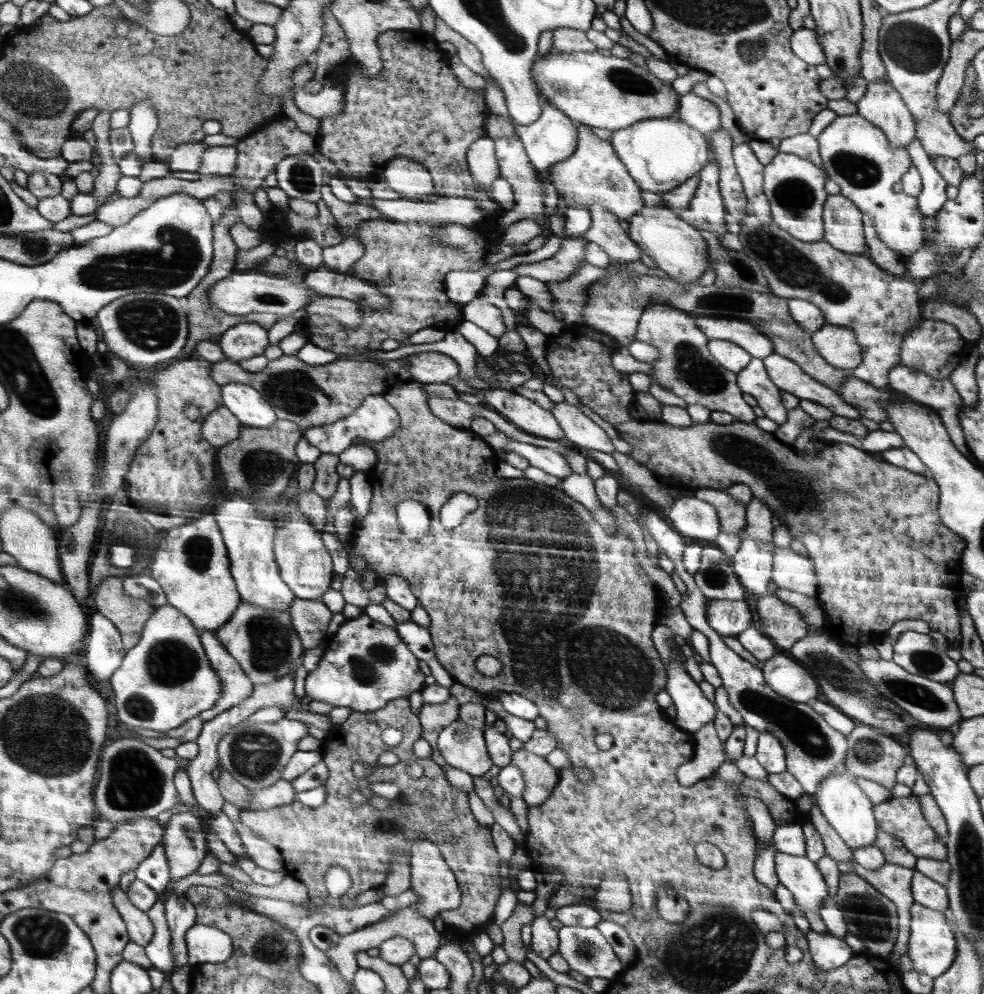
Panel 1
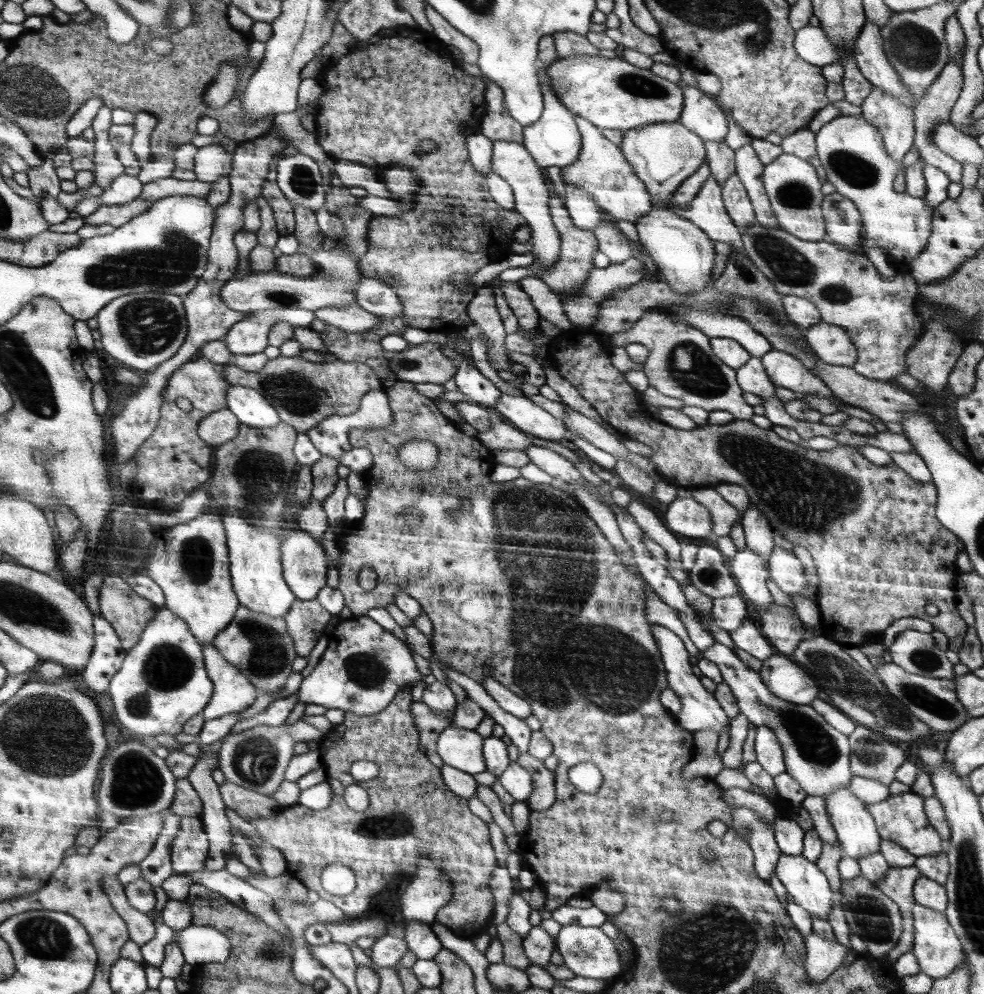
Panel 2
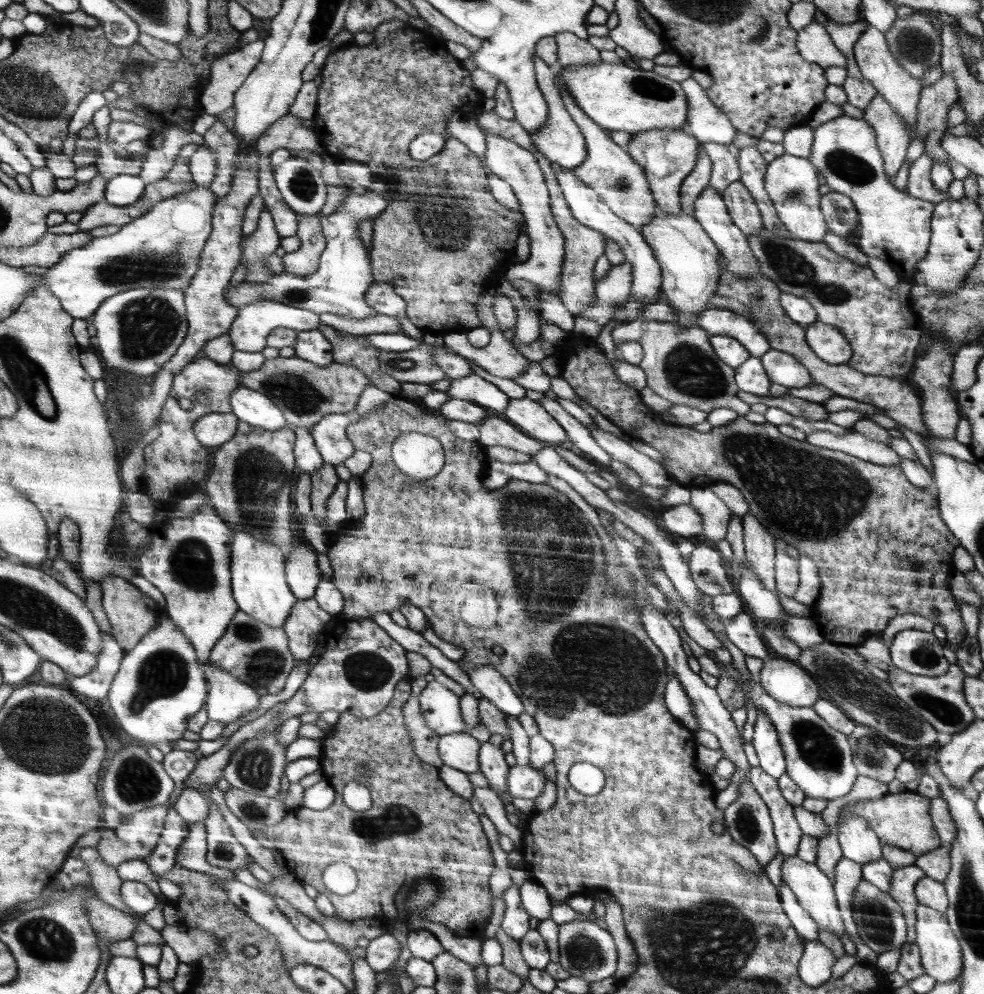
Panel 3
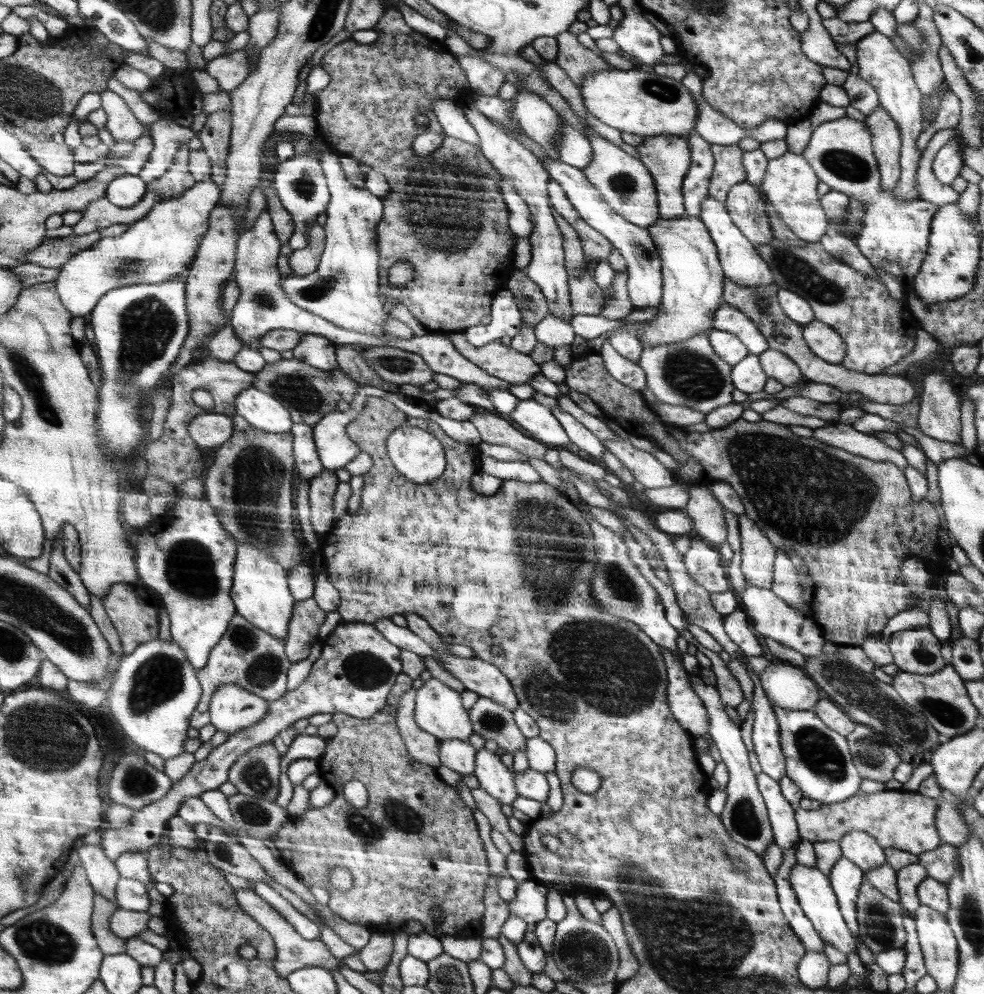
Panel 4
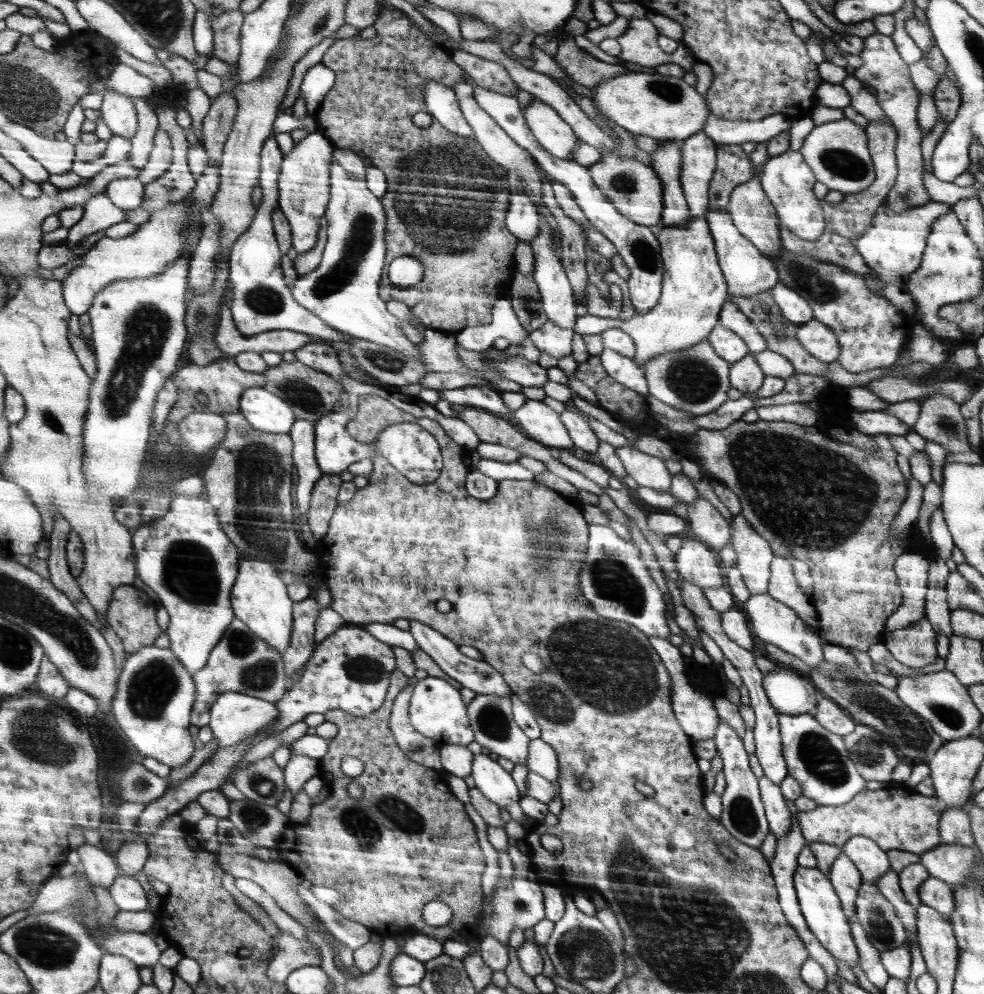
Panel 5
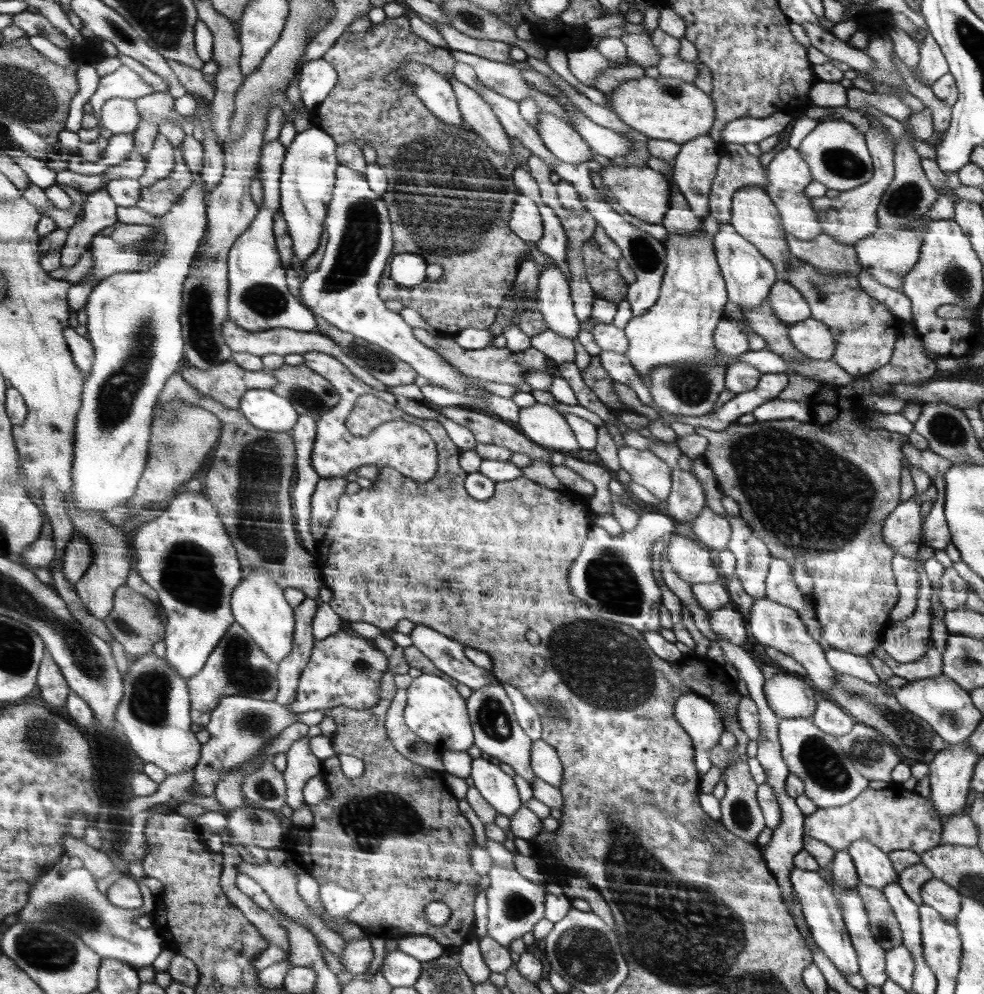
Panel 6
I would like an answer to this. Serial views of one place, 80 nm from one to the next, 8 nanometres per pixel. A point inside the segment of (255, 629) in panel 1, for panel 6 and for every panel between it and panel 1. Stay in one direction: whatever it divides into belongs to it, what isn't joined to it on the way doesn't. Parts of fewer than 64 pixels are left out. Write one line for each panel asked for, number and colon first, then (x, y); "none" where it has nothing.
2: (261, 646)
3: (259, 654)
4: (256, 660)
5: (242, 662)
6: (237, 666)

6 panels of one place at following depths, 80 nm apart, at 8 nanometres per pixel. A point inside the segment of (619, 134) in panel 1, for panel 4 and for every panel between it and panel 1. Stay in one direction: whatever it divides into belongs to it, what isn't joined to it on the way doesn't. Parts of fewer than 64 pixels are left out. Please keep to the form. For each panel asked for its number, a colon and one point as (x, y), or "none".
2: (664, 155)
3: (668, 156)
4: (668, 157)

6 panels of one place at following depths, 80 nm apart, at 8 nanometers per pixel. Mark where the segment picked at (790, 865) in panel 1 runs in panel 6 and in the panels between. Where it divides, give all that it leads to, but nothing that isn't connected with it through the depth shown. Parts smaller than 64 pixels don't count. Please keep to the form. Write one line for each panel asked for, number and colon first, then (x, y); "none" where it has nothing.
2: (805, 882)
3: (814, 890)
4: (816, 897)
5: (821, 907)
6: (827, 927)

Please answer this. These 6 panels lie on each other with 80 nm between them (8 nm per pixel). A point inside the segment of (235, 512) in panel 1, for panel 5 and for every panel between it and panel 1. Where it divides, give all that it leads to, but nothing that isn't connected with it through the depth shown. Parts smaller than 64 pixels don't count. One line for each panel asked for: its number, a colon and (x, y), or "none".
2: (256, 564)
3: (259, 584)
4: (260, 591)
5: (259, 597)

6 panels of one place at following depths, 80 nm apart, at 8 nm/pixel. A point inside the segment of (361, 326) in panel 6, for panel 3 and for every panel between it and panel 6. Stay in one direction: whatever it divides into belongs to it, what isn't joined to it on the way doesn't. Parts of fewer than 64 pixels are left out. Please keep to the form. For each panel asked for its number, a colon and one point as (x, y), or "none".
3: (340, 285)
4: (344, 289)
5: (343, 291)

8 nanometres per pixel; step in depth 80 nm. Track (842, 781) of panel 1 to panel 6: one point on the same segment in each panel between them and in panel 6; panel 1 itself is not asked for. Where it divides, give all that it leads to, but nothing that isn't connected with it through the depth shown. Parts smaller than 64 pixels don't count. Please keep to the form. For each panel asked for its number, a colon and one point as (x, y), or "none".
2: (857, 834)
3: (859, 842)
4: (860, 848)
5: (872, 861)
6: (874, 867)

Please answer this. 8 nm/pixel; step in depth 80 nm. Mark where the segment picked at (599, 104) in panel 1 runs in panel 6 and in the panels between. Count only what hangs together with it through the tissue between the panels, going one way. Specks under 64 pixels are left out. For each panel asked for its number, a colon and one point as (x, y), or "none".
2: (612, 93)
3: (621, 96)
4: (646, 103)
5: (663, 107)
6: (667, 108)

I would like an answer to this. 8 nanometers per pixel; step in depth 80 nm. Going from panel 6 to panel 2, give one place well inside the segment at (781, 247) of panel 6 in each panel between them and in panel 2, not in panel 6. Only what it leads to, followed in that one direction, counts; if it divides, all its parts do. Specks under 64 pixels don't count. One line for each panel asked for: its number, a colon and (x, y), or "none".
2: (737, 202)
3: (743, 211)
4: (744, 202)
5: (753, 214)

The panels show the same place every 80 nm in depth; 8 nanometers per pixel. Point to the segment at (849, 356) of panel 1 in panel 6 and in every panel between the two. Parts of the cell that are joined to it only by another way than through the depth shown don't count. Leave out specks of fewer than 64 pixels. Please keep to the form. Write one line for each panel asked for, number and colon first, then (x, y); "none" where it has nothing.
2: (829, 343)
3: (827, 342)
4: (823, 341)
5: (820, 341)
6: (810, 337)

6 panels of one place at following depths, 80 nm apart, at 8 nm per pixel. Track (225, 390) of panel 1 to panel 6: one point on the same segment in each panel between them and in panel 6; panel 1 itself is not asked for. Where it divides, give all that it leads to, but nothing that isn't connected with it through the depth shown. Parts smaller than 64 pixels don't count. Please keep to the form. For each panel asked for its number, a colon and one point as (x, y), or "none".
2: (252, 408)
3: (252, 407)
4: (260, 409)
5: (266, 412)
6: (265, 409)

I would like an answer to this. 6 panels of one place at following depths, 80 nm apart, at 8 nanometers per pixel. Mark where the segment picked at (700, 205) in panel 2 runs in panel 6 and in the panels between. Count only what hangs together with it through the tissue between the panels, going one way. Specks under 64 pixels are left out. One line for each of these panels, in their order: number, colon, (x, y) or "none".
3: (710, 211)
4: (741, 263)
5: (748, 272)
6: (749, 276)

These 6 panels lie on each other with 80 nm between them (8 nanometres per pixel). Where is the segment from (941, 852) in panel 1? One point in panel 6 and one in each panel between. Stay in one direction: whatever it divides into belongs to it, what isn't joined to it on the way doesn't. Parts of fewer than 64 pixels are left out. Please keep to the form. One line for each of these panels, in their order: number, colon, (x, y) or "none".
2: (902, 819)
3: (904, 820)
4: (900, 819)
5: (896, 820)
6: (894, 822)

